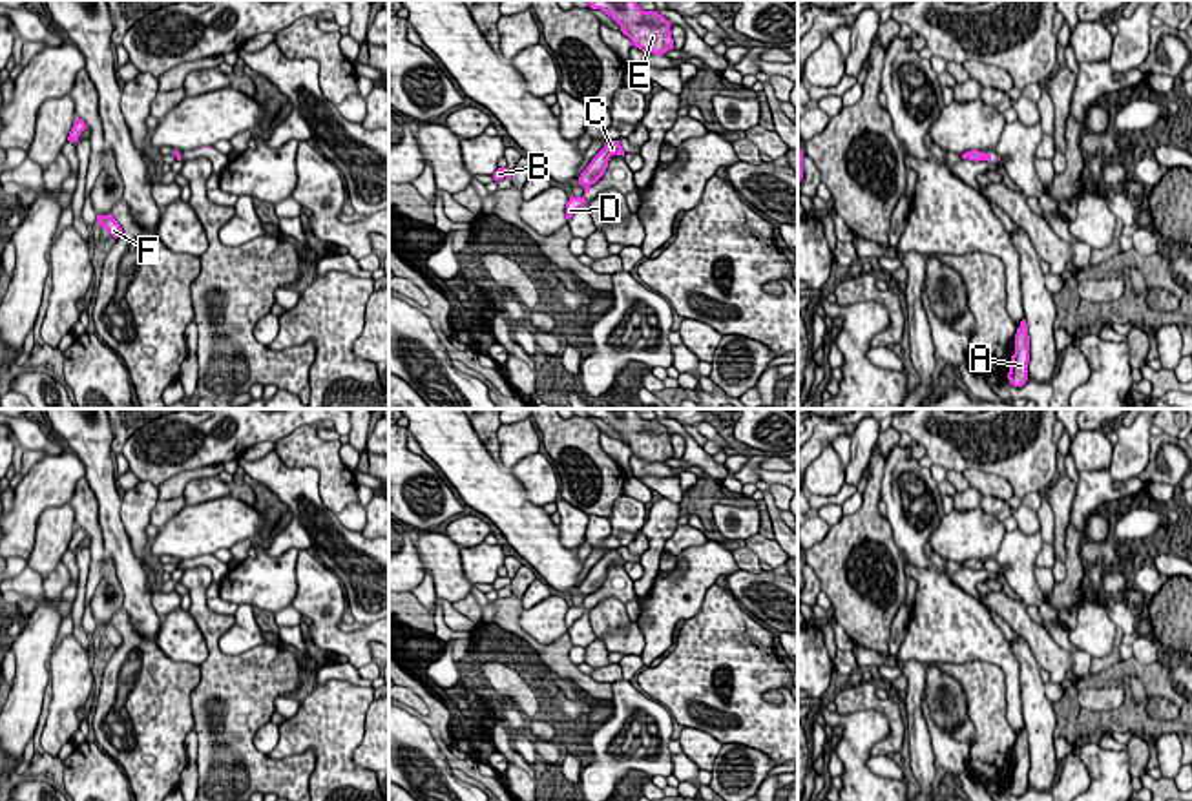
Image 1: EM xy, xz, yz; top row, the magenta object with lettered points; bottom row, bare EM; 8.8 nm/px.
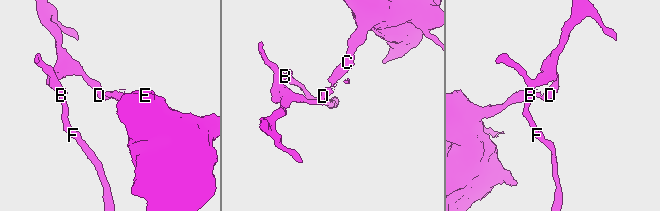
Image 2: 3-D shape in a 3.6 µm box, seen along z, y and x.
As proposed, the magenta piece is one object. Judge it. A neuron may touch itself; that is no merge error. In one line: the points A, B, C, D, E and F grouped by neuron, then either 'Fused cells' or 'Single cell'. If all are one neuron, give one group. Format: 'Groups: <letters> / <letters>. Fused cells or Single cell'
Groups: A B D F / C E. Fused cells

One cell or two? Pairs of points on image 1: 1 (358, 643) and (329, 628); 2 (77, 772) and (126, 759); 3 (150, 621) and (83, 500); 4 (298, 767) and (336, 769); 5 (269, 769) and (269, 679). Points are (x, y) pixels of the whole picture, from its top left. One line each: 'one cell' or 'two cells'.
1: one cell
2: two cells
3: two cells
4: two cells
5: one cell

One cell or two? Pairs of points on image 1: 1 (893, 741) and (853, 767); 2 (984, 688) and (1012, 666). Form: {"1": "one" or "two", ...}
{"1": "two", "2": "two"}

